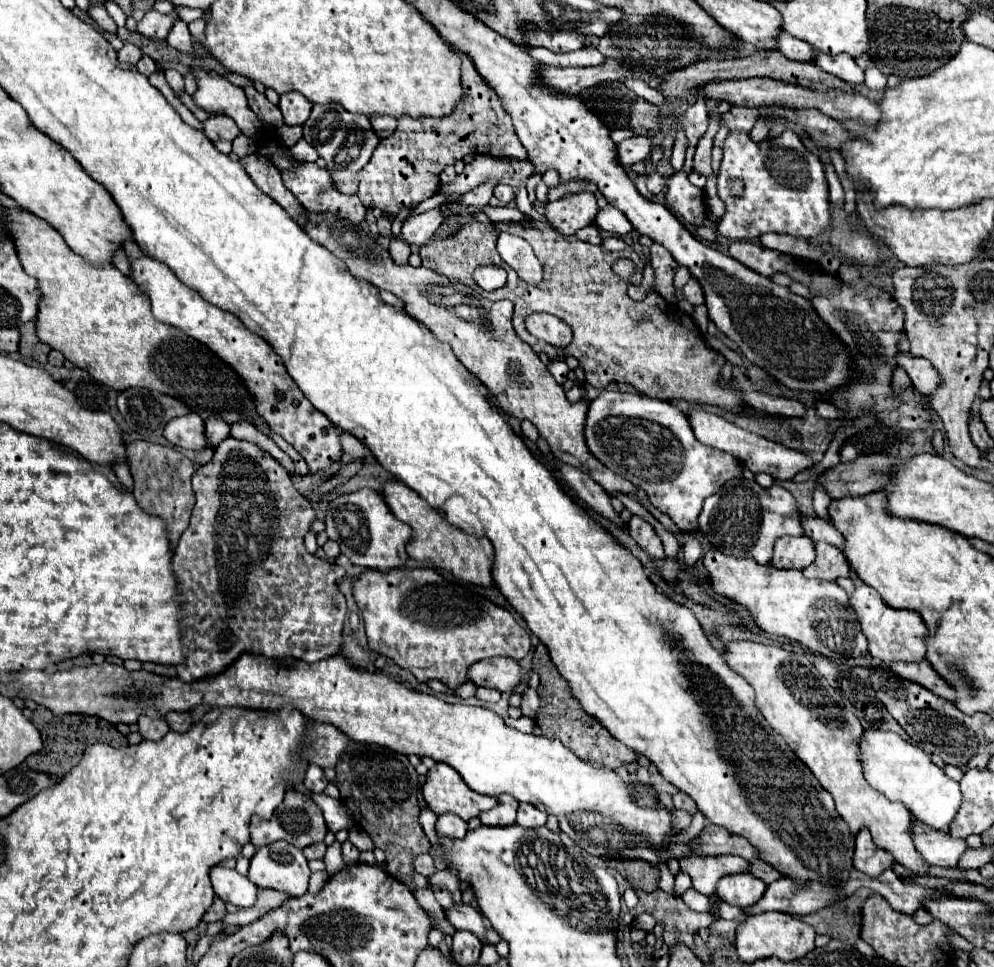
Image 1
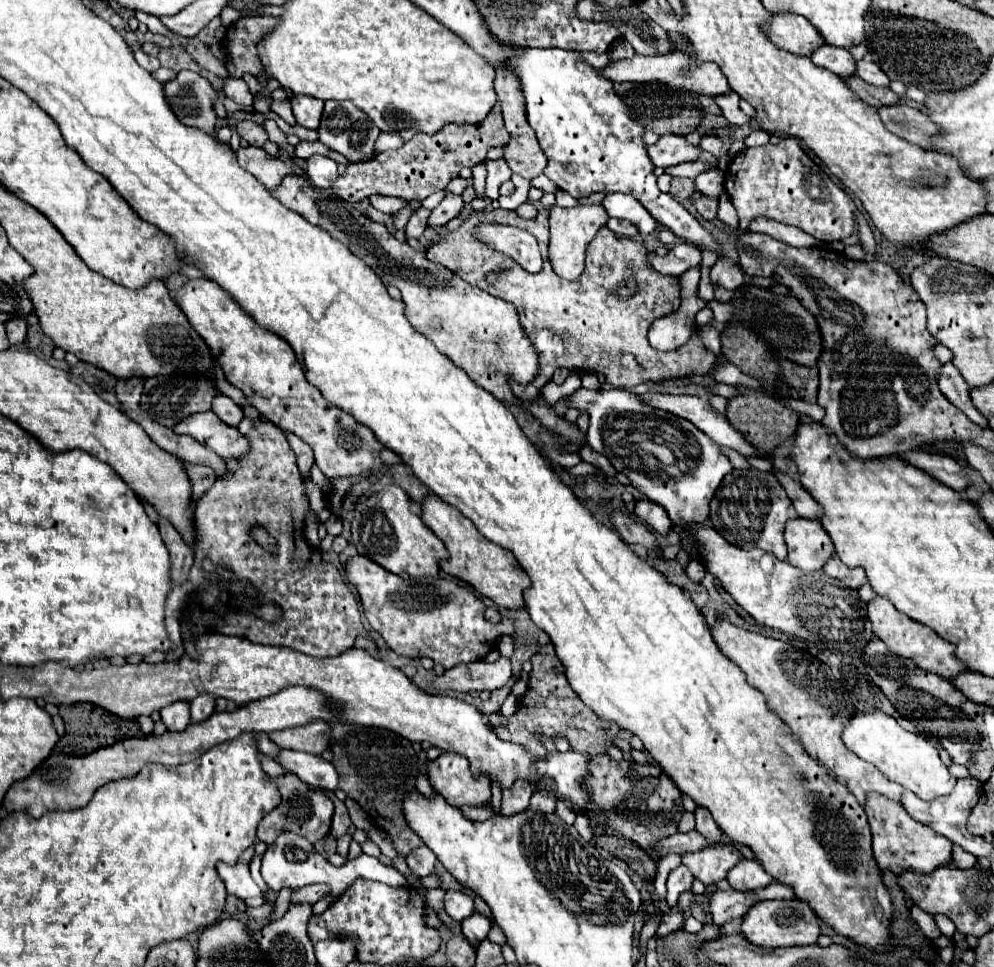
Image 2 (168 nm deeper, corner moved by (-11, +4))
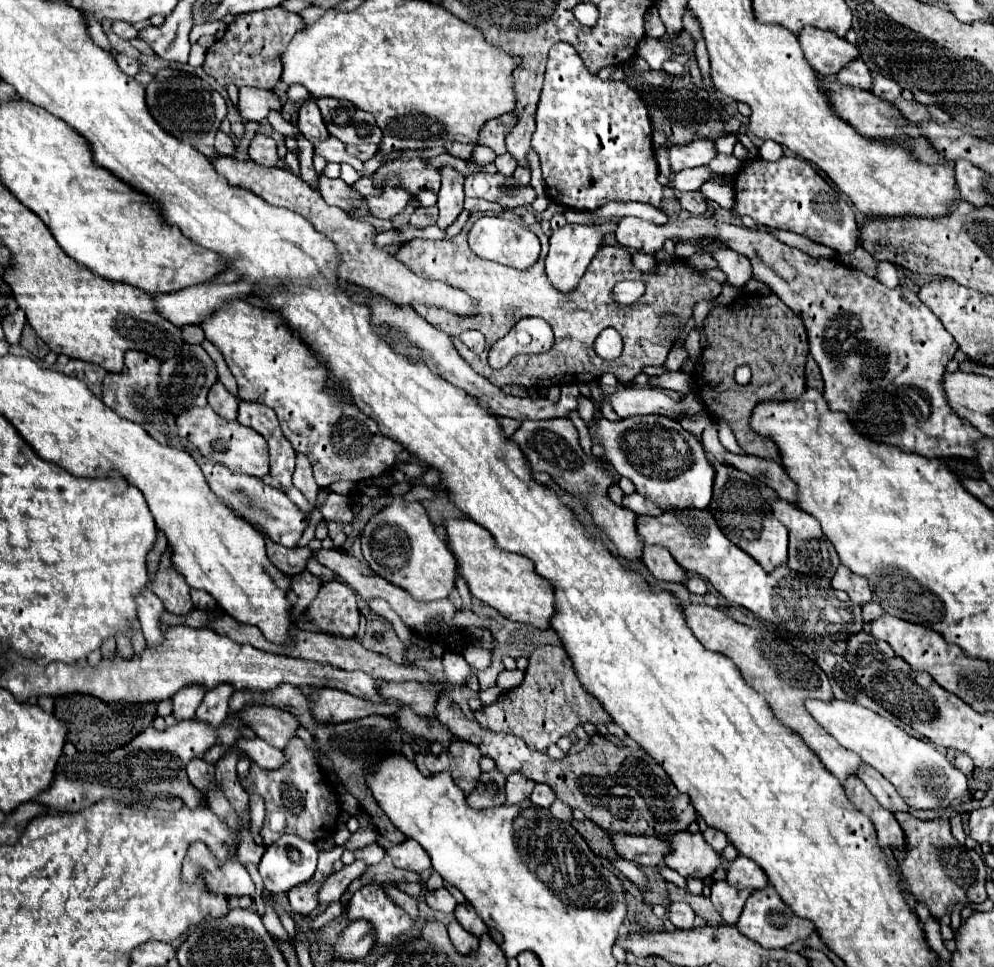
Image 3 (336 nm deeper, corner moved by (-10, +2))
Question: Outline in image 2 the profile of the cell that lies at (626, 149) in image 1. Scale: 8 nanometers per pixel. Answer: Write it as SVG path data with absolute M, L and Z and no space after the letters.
M662 135L656 145L648 147L648 155L656 167L672 167L686 161L696 161L702 155L702 149L690 145L682 135Z

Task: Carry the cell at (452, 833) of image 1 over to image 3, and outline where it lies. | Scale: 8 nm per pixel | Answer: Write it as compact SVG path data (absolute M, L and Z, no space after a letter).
M497 769L481 773L475 791L467 797L467 805L475 811L499 807L503 805L503 789L505 789L505 777Z

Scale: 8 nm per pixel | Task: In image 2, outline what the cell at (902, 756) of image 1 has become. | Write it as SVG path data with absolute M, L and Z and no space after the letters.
M854 711L848 727L842 731L842 741L860 759L874 763L888 779L914 791L924 801L948 795L956 785L956 779L940 761L938 749L928 741L928 737L902 729L894 717L882 711Z

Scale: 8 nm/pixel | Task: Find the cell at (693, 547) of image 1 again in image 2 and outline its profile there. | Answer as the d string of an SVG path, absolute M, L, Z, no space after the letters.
M692 559L692 561L688 563L688 567L686 567L686 575L688 575L694 583L700 583L700 581L704 579L704 575L706 575L706 569L704 569L704 565L702 565L700 561Z

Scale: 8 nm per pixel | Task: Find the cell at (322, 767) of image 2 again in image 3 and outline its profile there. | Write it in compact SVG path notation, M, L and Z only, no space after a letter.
M239 739L237 747L249 755L251 761L261 765L263 769L279 769L287 763L287 757L283 751L275 749L273 745L261 741L261 739Z

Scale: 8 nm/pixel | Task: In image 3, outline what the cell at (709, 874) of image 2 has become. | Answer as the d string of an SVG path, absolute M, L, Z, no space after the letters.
M675 833L667 837L673 851L665 857L667 867L683 877L707 879L723 863L723 857L703 839L701 833Z

